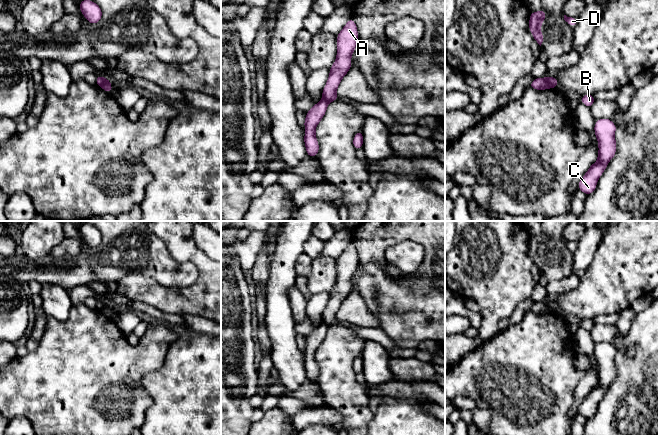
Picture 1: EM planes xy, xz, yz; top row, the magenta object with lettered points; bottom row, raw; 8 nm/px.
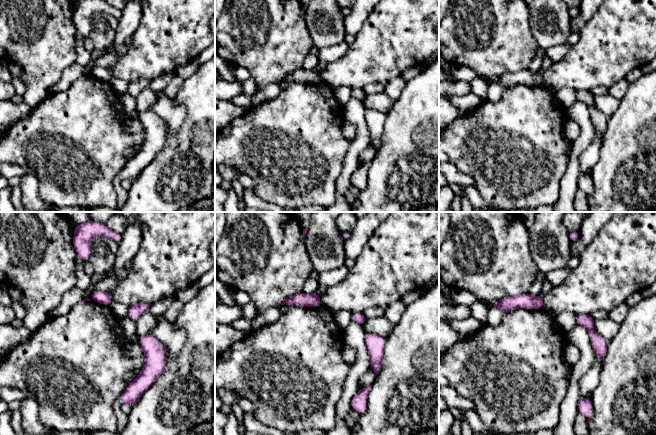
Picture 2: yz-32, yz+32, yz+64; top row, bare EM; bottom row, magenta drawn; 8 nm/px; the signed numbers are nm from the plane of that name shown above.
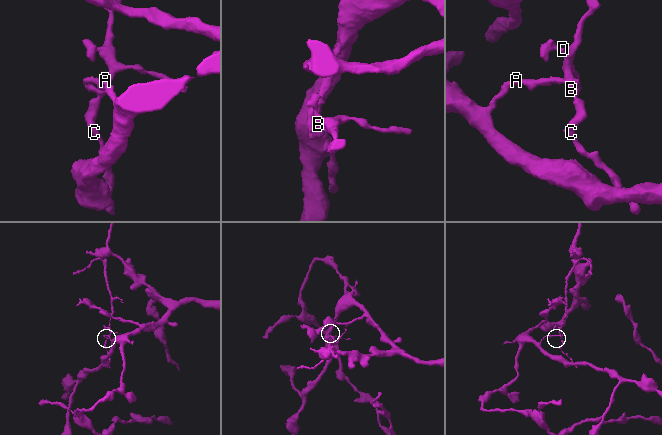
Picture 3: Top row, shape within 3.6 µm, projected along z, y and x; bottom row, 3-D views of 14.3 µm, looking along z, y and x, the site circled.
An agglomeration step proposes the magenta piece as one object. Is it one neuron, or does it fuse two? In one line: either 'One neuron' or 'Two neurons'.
Two neurons

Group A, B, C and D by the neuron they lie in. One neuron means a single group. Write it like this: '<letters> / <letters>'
A / B C D

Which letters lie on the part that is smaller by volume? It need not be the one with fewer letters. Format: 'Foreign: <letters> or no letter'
Foreign: B, C, D

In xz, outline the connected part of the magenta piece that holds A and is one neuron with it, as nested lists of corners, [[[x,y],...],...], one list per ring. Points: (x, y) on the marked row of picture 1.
[[[350,17],[346,25],[337,35],[337,56],[330,68],[329,77],[323,88],[322,95],[325,100],[332,102],[339,100],[336,90],[342,78],[351,69],[351,57],[358,42],[358,29],[354,19]]]

